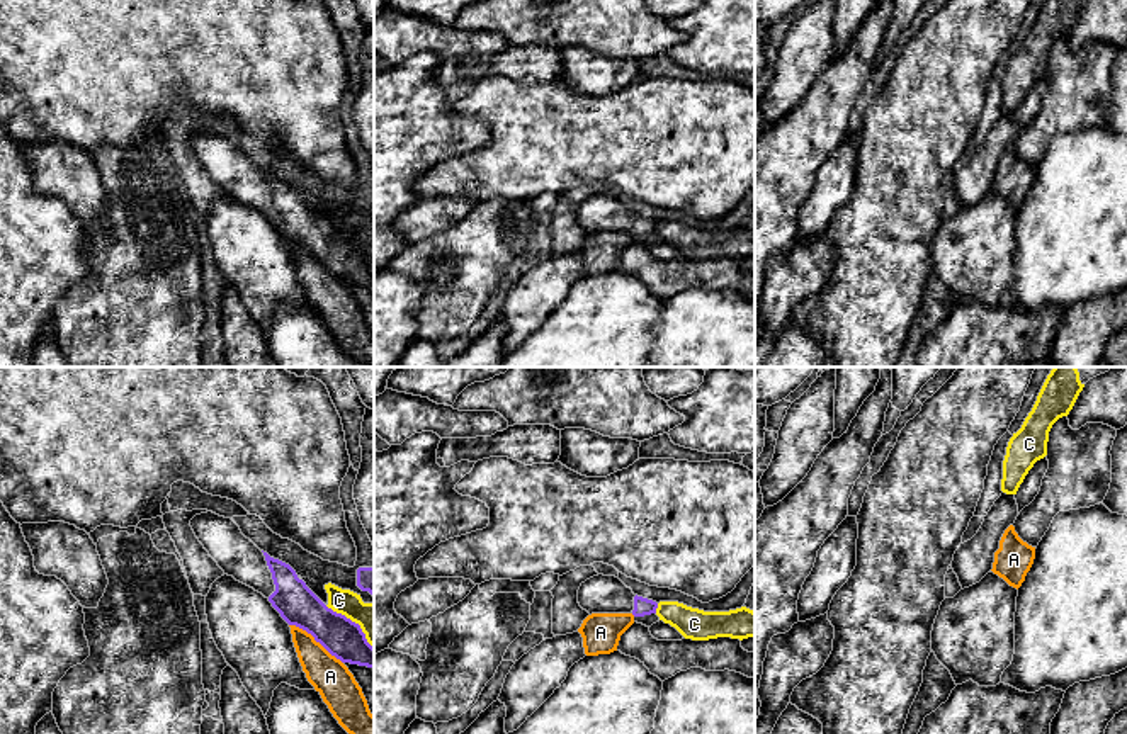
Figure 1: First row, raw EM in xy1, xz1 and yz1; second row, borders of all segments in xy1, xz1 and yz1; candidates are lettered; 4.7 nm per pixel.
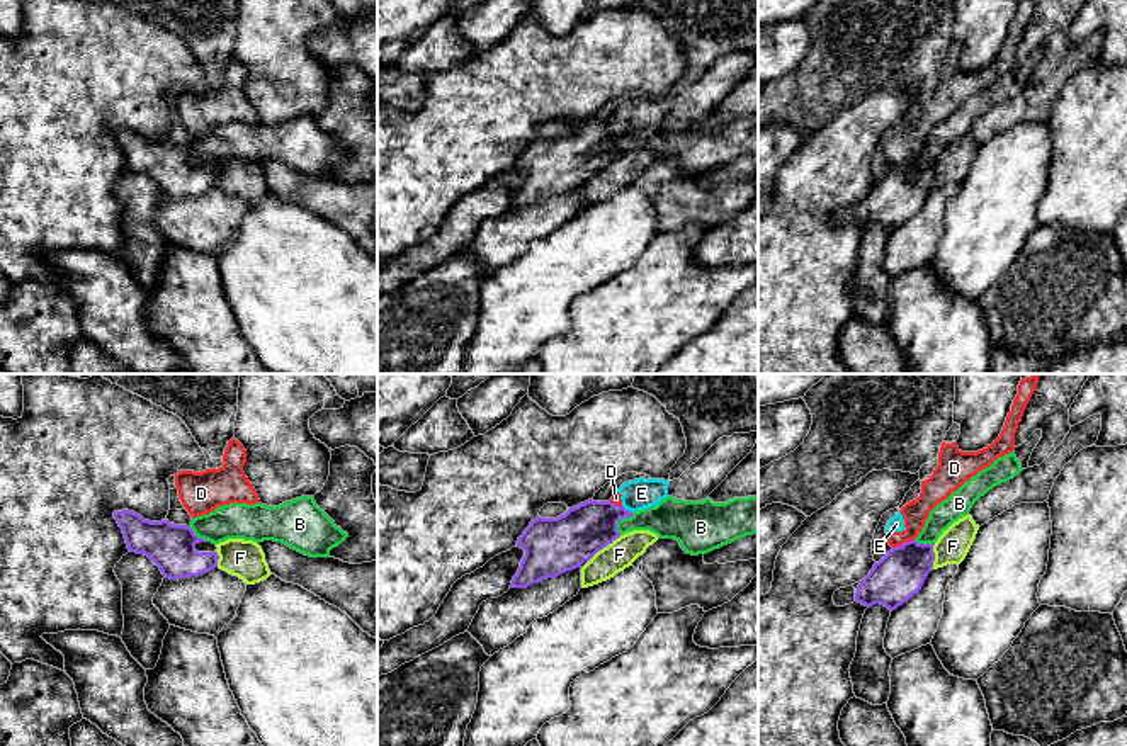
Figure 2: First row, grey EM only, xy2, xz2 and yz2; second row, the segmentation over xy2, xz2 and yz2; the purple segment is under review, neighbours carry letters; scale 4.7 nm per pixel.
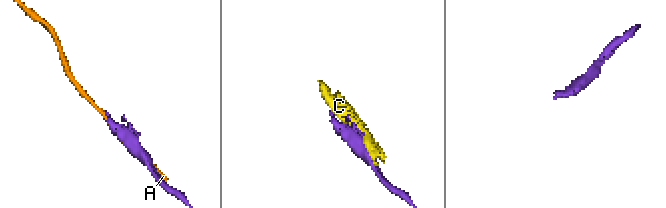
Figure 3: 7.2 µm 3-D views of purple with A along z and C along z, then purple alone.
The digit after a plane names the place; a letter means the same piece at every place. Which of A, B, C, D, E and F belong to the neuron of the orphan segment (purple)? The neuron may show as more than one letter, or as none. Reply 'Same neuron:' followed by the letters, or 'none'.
Same neuron: none

